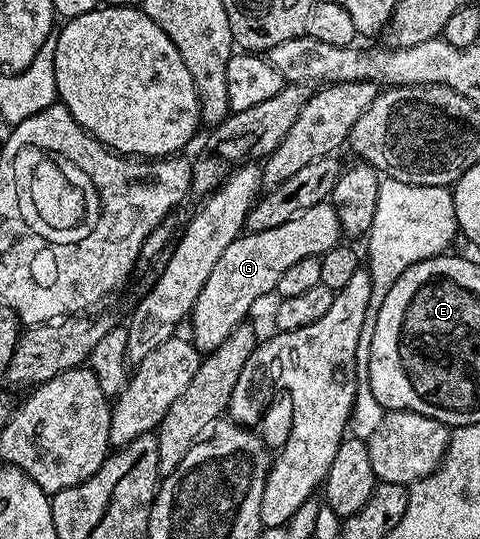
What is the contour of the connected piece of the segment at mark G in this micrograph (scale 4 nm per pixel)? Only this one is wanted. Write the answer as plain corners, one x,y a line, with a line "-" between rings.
329,203
309,207
291,221
281,223
281,227
240,234
217,259
212,274
197,295
197,303
193,303
189,318
191,344
203,355
221,347
236,327
248,320
247,312
263,296
274,292
277,280
281,279
286,268
299,259
322,256
322,253
340,244
342,235
337,211

